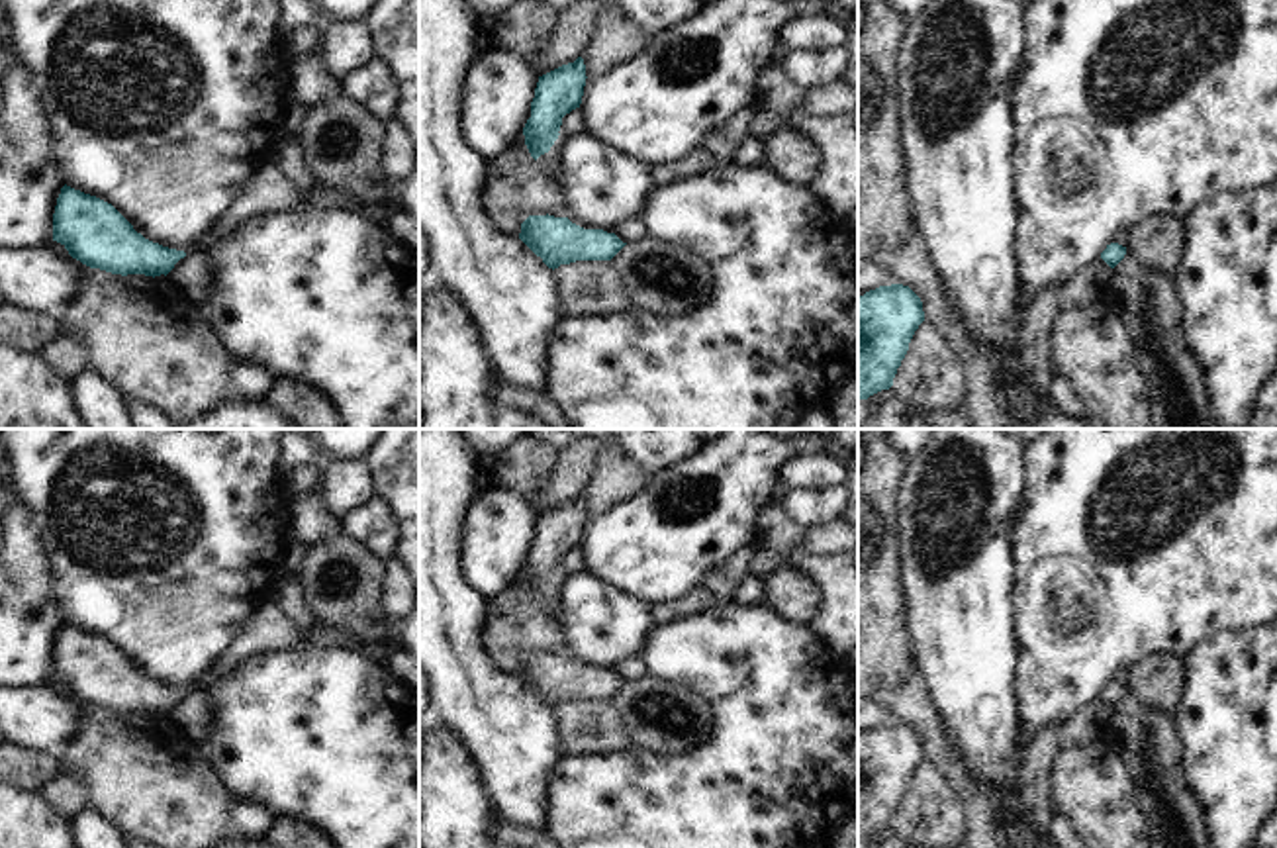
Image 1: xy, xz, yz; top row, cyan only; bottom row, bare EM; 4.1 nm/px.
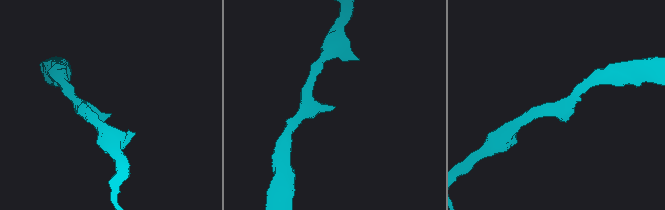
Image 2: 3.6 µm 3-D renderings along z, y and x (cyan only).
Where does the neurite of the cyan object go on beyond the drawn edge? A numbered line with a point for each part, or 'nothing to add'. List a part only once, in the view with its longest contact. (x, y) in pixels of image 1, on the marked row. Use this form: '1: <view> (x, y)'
nothing to add

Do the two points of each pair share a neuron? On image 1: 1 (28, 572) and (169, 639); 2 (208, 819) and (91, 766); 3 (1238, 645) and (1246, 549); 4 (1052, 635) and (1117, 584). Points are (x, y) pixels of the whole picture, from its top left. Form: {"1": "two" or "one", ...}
{"1": "two", "2": "one", "3": "two", "4": "one"}

